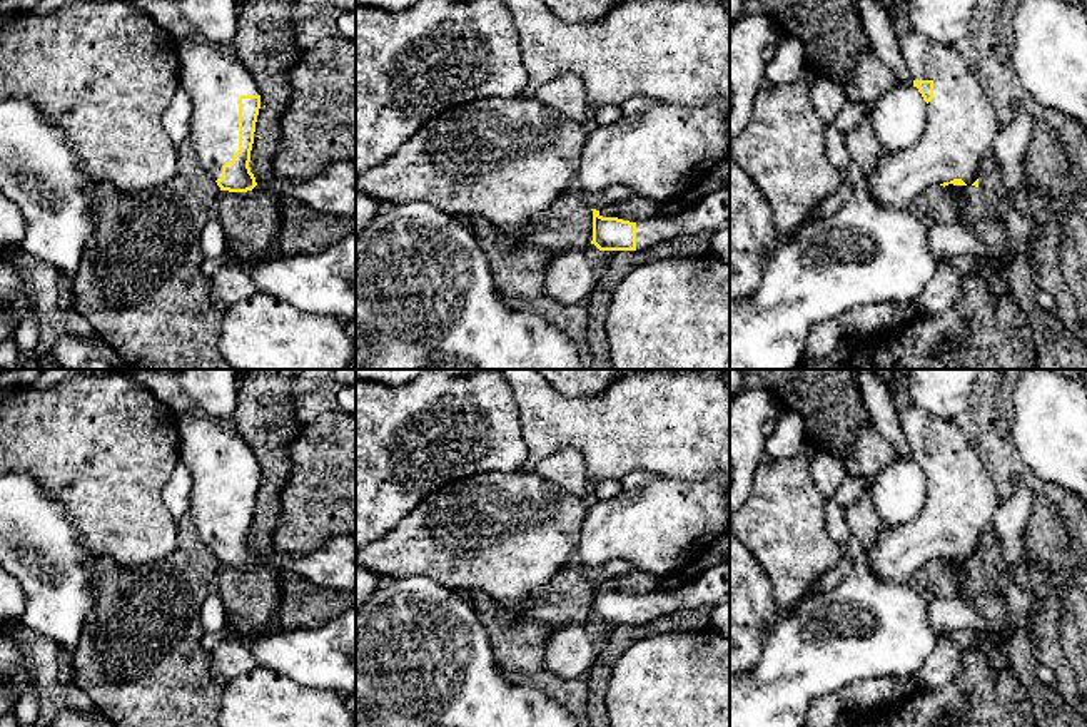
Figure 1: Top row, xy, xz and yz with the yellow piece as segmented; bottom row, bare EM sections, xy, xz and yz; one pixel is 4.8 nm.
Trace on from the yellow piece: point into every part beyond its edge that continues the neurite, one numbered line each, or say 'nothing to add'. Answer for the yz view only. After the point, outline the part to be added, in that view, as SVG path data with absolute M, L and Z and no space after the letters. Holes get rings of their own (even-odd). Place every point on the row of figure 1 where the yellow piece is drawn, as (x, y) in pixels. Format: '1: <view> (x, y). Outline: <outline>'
1: yz (960, 126). Outline: M917 30L898 38L898 47L912 80L933 82L933 99L927 104L920 140L907 150L890 152L865 182L877 204L905 211L920 202L923 191L932 184L962 179L972 186L978 179L982 159L992 150L1000 124L975 70L953 47L933 42Z

